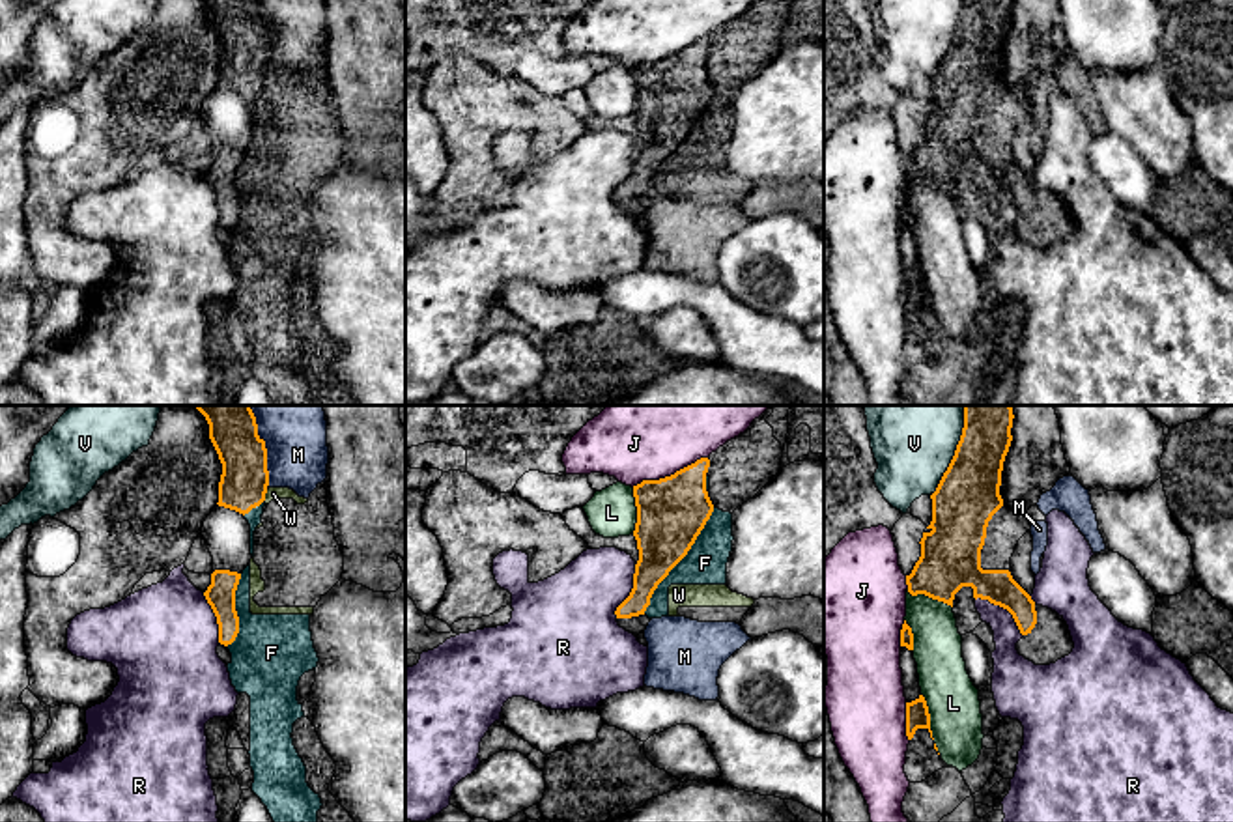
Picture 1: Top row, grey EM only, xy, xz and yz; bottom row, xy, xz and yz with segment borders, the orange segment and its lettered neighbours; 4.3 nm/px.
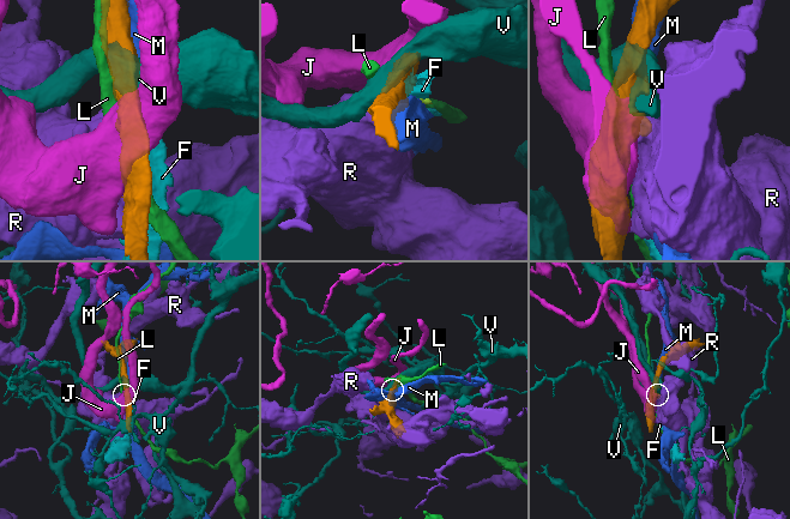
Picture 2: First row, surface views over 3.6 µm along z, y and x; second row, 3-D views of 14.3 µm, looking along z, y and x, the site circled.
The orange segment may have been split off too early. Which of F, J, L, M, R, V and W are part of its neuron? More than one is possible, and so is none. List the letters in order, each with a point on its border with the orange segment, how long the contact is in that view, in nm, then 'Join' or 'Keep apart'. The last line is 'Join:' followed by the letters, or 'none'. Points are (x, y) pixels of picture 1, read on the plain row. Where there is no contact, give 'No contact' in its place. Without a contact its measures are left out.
F: Touches orange at xz (680, 141). Shared border 550 nm. Keep apart
J: Touches orange at xz (671, 56). Shared border 360 nm. Keep apart
L: Touches orange at yz (929, 178). Shared border 220 nm. Keep apart
M: Touches orange at xy (266, 34). Shared border 300 nm. Keep apart
R: Touches orange at yz (1004, 189). Shared border 260 nm. Keep apart
V: Touches orange at yz (953, 38). Shared border 360 nm. Keep apart
W: Touches orange at xy (264, 77). Shared border 50 nm. Keep apart
Join: none

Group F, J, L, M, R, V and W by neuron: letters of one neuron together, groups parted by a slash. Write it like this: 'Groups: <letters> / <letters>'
Groups: F W / J / L / M / R / V

